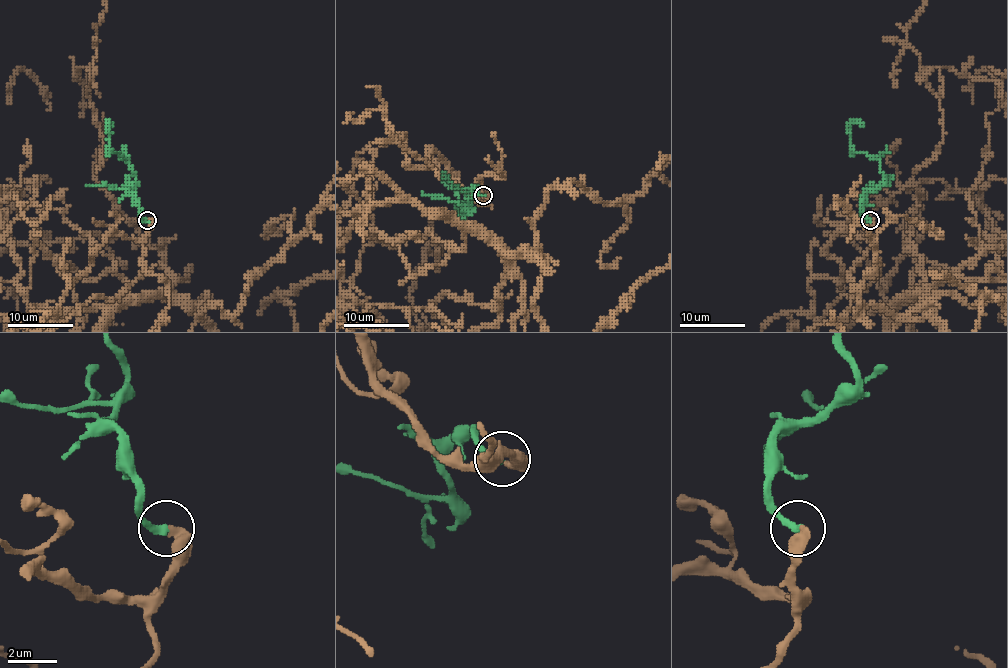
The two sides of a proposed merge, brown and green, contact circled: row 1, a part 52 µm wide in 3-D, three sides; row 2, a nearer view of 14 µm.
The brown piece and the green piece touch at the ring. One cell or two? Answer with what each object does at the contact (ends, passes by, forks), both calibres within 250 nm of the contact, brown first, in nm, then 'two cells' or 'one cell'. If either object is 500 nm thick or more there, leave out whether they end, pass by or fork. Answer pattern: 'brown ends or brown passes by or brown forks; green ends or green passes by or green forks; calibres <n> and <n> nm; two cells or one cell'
brown ends; green ends; calibres 420 and 280 nm; one cell

